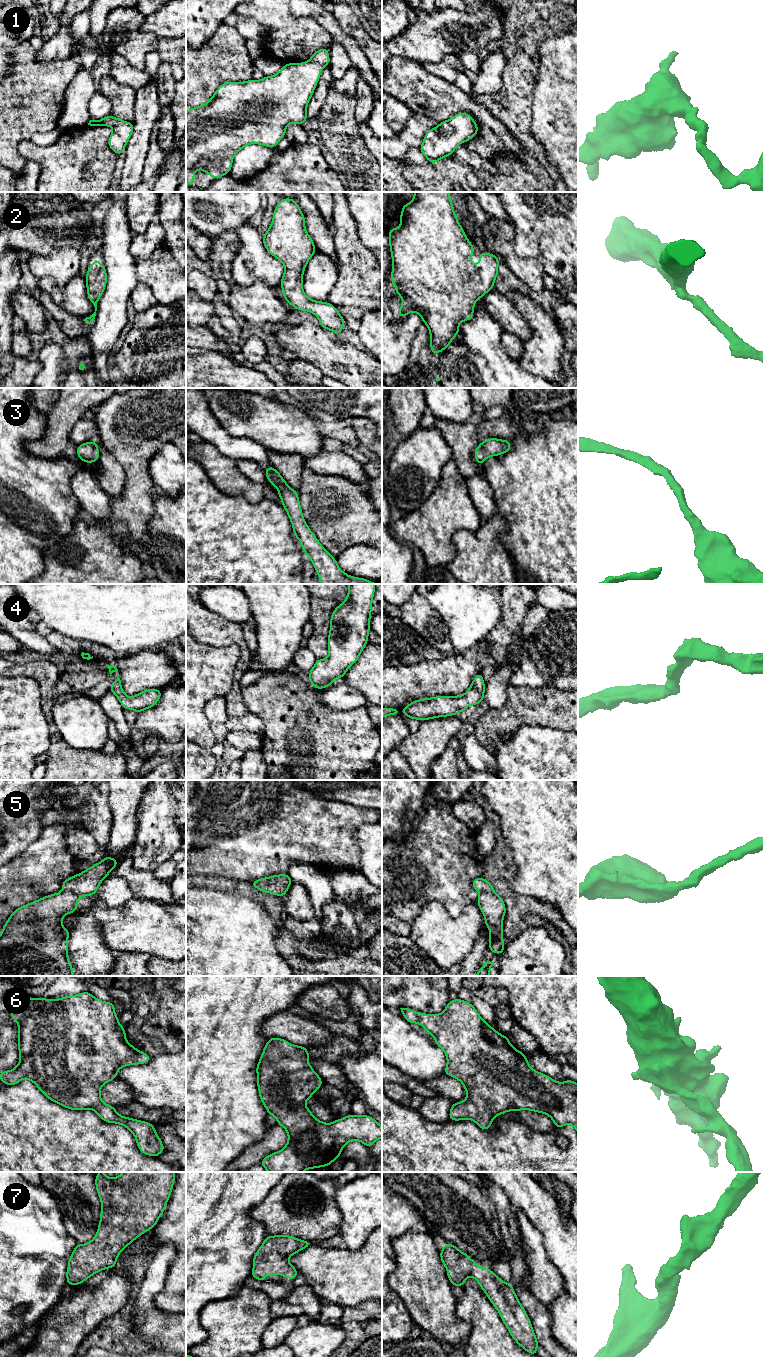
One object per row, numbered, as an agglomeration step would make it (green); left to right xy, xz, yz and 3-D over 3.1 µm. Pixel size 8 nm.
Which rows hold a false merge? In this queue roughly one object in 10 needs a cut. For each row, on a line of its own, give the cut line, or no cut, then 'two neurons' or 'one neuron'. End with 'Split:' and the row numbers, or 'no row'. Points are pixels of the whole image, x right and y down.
1: cut none; one neuron
2: cut none; one neuron
3: cut none; one neuron
4: cut none; one neuron
5: cut none; one neuron
6: cut none; one neuron
7: cut none; one neuron
Split: no row

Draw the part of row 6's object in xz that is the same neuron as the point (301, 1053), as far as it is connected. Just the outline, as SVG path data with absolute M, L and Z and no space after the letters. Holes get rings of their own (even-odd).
M274 1037L267 1041L257 1064L257 1086L261 1102L268 1114L277 1119L277 1125L281 1125L288 1134L288 1142L284 1148L269 1154L260 1162L268 1172L303 1172L307 1169L327 1167L341 1156L343 1147L350 1141L360 1141L370 1148L376 1140L382 1138L382 1126L367 1114L364 1116L349 1114L328 1124L319 1121L311 1113L305 1102L313 1097L313 1093L322 1086L323 1081L308 1063L309 1057L307 1047L293 1045L284 1039Z

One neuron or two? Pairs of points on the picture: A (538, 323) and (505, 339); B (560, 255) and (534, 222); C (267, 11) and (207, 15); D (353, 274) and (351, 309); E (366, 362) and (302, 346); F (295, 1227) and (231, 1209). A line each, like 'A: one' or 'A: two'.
A: two
B: one
C: two
D: one
E: one
F: two

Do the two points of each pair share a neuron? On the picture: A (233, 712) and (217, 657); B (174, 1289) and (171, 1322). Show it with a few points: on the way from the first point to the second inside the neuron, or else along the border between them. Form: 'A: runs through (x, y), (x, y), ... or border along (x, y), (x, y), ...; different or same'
A: border along (234, 685), (224, 696); different
B: border along (159, 1292), (154, 1298), (154, 1304), (175, 1314); different

